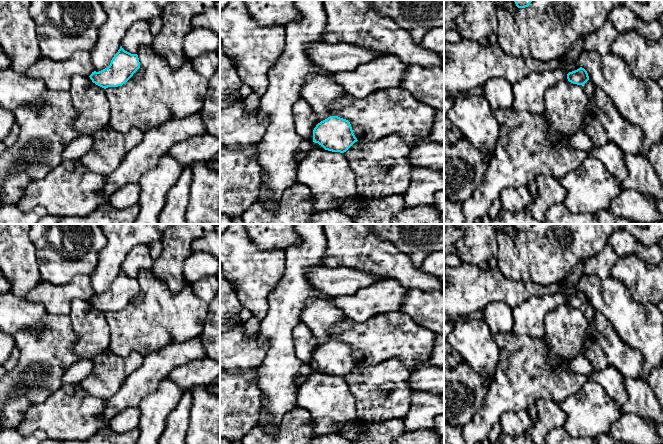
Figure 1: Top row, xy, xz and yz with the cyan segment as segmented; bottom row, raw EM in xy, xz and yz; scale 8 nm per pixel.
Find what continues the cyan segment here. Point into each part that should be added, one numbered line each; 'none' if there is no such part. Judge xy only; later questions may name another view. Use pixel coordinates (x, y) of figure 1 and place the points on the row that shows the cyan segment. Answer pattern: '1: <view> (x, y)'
none

